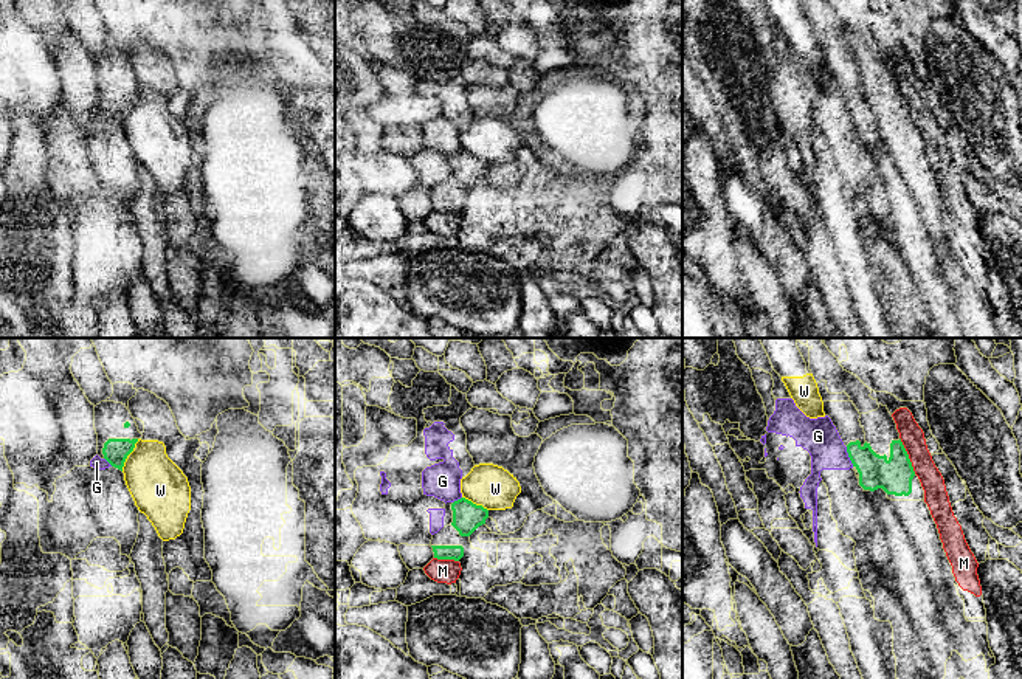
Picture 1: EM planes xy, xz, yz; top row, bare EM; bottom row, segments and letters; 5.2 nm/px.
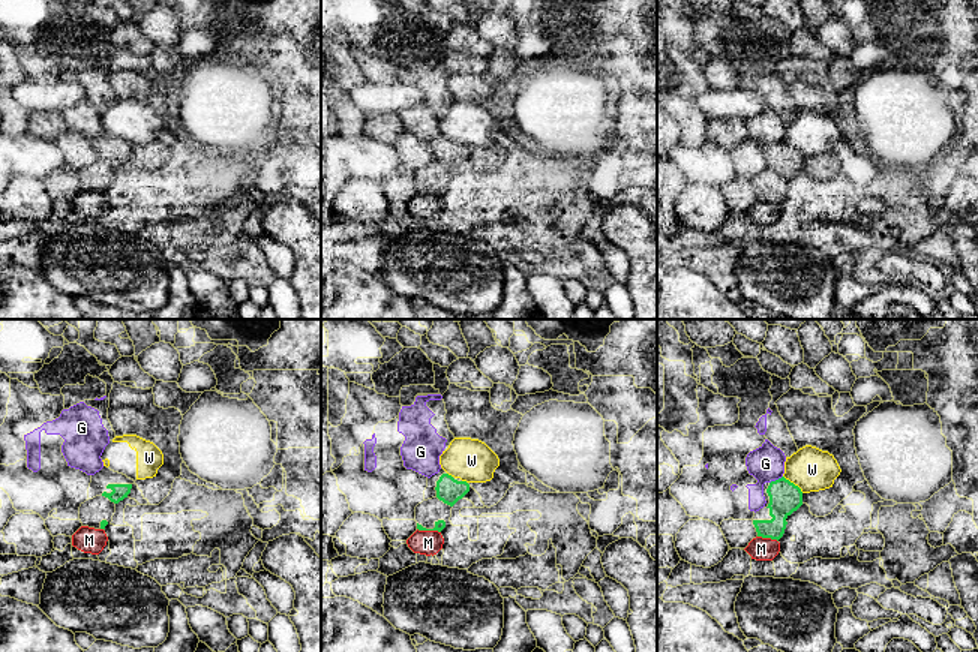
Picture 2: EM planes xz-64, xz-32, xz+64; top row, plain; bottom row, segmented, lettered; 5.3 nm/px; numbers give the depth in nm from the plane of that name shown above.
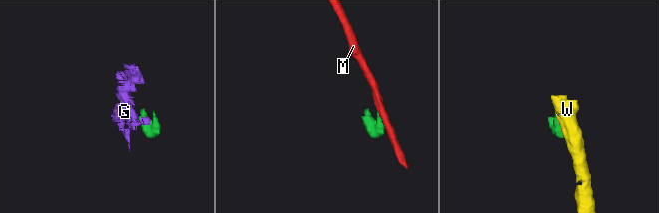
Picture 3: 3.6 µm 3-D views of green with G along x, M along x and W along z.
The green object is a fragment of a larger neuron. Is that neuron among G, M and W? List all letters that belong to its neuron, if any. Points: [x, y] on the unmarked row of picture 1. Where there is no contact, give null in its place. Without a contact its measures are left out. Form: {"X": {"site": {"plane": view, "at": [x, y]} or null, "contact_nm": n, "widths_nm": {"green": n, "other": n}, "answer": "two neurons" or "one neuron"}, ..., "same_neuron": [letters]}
{"G": {"site": {"plane": "yz", "at": [849, 109]}, "contact_nm": 110, "widths_nm": {"green": 180, "other": 190}, "answer": "one neuron"}, "M": {"site": {"plane": "yz", "at": [908, 109]}, "contact_nm": 200, "widths_nm": {"green": 180, "other": 120}, "answer": "two neurons"}, "W": {"site": {"plane": "xy", "at": [129, 106]}, "contact_nm": 190, "widths_nm": {"green": 130, "other": 300}, "answer": "two neurons"}, "same_neuron": ["G"]}

